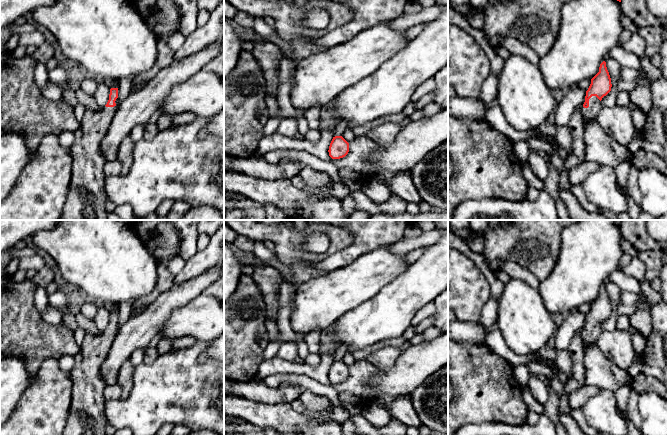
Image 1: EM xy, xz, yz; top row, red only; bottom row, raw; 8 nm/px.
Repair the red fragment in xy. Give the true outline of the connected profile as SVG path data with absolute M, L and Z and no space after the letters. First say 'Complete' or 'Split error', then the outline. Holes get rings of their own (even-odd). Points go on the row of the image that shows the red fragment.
Split error. M111 88L107 104L98 111L86 108L85 114L80 120L83 137L77 138L71 147L73 163L66 203L61 215L64 220L108 220L103 171L107 160L102 154L101 142L118 110L117 98L118 88Z

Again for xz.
Complete. M335 136L330 143L328 152L332 159L343 158L349 152L349 143L342 136Z

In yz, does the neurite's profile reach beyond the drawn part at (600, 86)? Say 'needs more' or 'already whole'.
needs more

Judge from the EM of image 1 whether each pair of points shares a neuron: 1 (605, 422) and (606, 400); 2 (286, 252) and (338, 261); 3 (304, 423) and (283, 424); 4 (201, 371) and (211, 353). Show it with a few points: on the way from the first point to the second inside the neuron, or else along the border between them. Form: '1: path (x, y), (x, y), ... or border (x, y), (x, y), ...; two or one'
1: path (605, 417), (605, 405); one
2: border (346, 248), (312, 263); two
3: path (299, 423), (288, 423); one
4: border (211, 342), (200, 356), (200, 361); two

